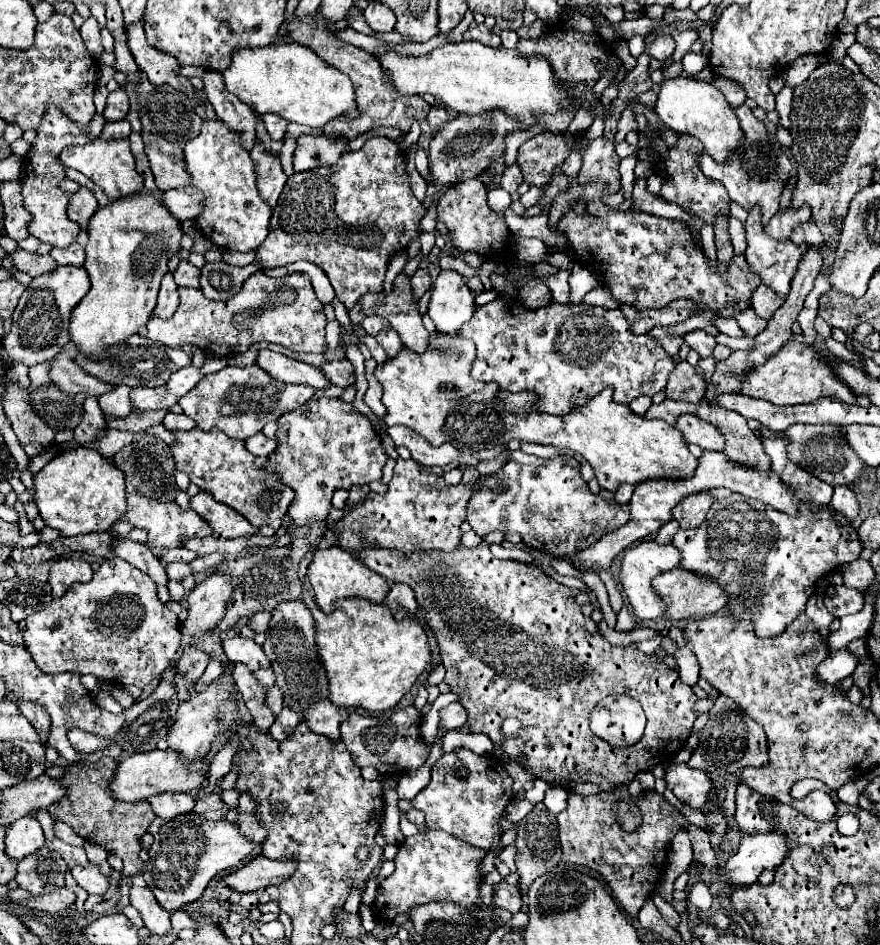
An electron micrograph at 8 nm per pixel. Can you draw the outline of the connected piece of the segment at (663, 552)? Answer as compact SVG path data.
M643 540L643 542L625 550L625 556L623 556L623 562L621 562L621 572L619 572L619 582L623 586L623 592L627 594L627 600L633 608L633 614L639 620L657 620L657 618L663 616L665 604L661 602L661 598L657 598L657 594L653 594L651 580L661 572L677 568L679 556L681 554L679 554L679 550L675 550L675 546L671 546L671 544L659 546L653 540Z

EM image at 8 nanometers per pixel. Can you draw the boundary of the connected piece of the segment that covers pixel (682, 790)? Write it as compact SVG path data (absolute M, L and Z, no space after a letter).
M671 762L665 780L667 788L671 788L683 804L689 804L697 810L705 810L709 794L713 790L713 780L705 770L693 770L687 764Z

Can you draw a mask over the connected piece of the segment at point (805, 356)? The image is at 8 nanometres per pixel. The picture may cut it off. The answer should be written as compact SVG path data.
M789 340L777 354L773 354L773 358L769 358L769 362L765 362L765 366L761 366L761 370L753 370L753 374L749 374L749 382L745 382L745 390L741 390L741 394L761 398L761 400L773 402L777 406L809 404L819 398L825 398L825 396L837 398L847 404L857 404L857 394L853 390L849 390L849 386L845 386L845 382L841 382L837 378L837 374L833 374L831 362L827 362L827 358L823 358L815 348L811 350L809 346L795 342L795 340Z

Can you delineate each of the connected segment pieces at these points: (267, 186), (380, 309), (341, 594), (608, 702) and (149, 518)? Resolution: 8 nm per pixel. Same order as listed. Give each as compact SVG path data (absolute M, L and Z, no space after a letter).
M259 140L255 142L255 148L251 150L251 160L255 162L259 194L271 208L275 208L277 198L287 182L287 176L281 170L281 162L277 156L271 156L269 152L265 152Z
M399 274L395 278L395 286L389 294L365 294L365 298L361 298L361 302L357 302L357 306L353 310L349 310L349 316L351 316L351 322L353 324L361 324L367 316L381 316L385 318L391 328L399 334L401 342L405 348L409 348L411 352L425 352L427 346L429 346L429 332L425 330L423 322L421 322L421 316L419 316L419 310L417 310L417 304L411 300L411 284L409 284L409 278L405 274Z
M339 546L333 548L321 548L313 554L313 562L307 570L309 584L315 592L315 602L325 614L330 614L335 609L335 598L369 598L371 602L381 604L383 598L389 592L389 584L379 574L373 574L361 566L361 562L355 562L353 554L347 550L341 550Z
M607 696L591 714L591 732L611 746L631 746L643 736L645 714L629 696Z
M129 494L127 496L127 514L123 520L131 522L135 528L145 528L149 532L147 546L153 550L155 556L163 554L169 548L177 548L183 538L211 536L209 524L195 510L183 510L175 502L157 502L153 498L145 498L143 494Z

